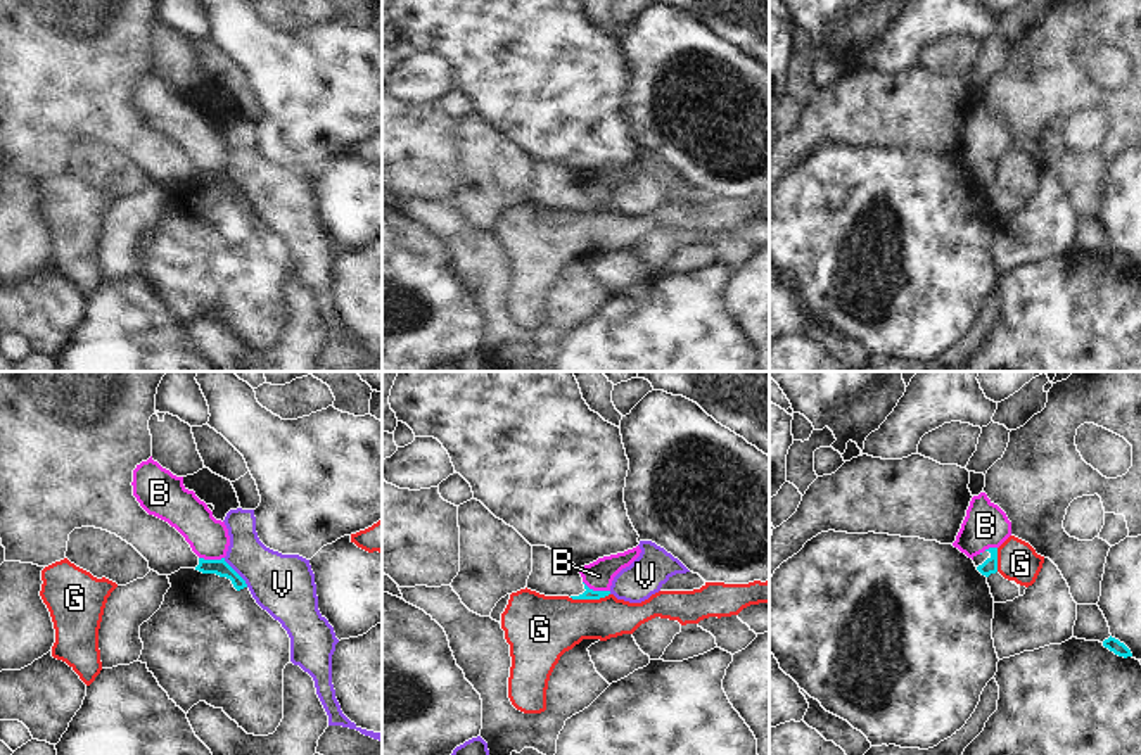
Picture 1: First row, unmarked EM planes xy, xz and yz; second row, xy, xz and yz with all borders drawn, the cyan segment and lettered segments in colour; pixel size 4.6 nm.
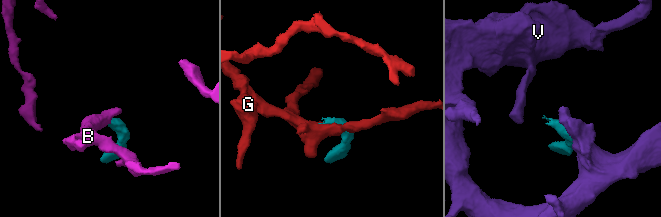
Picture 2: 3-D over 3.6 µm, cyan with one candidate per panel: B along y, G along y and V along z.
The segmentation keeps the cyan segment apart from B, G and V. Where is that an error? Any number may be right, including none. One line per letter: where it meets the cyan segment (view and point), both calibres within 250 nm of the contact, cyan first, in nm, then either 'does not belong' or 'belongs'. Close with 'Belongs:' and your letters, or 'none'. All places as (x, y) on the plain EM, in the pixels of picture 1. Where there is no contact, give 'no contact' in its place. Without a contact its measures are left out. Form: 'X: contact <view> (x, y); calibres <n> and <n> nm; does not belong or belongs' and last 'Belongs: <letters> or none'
B: contact xz (597, 204); calibres 50 and 140 nm; does not belong
G: contact xz (590, 211); calibres 50 and 300 nm; does not belong
V: contact xy (235, 185); calibres 80 and 280 nm; does not belong
Belongs: none

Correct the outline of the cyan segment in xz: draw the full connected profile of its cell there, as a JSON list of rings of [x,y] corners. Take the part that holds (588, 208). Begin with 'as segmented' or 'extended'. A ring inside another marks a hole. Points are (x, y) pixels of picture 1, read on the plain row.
extended; [[[532,159],[532,185],[526,200],[545,209],[572,213],[600,213],[610,207],[610,204],[590,202],[567,168],[546,159]]]

